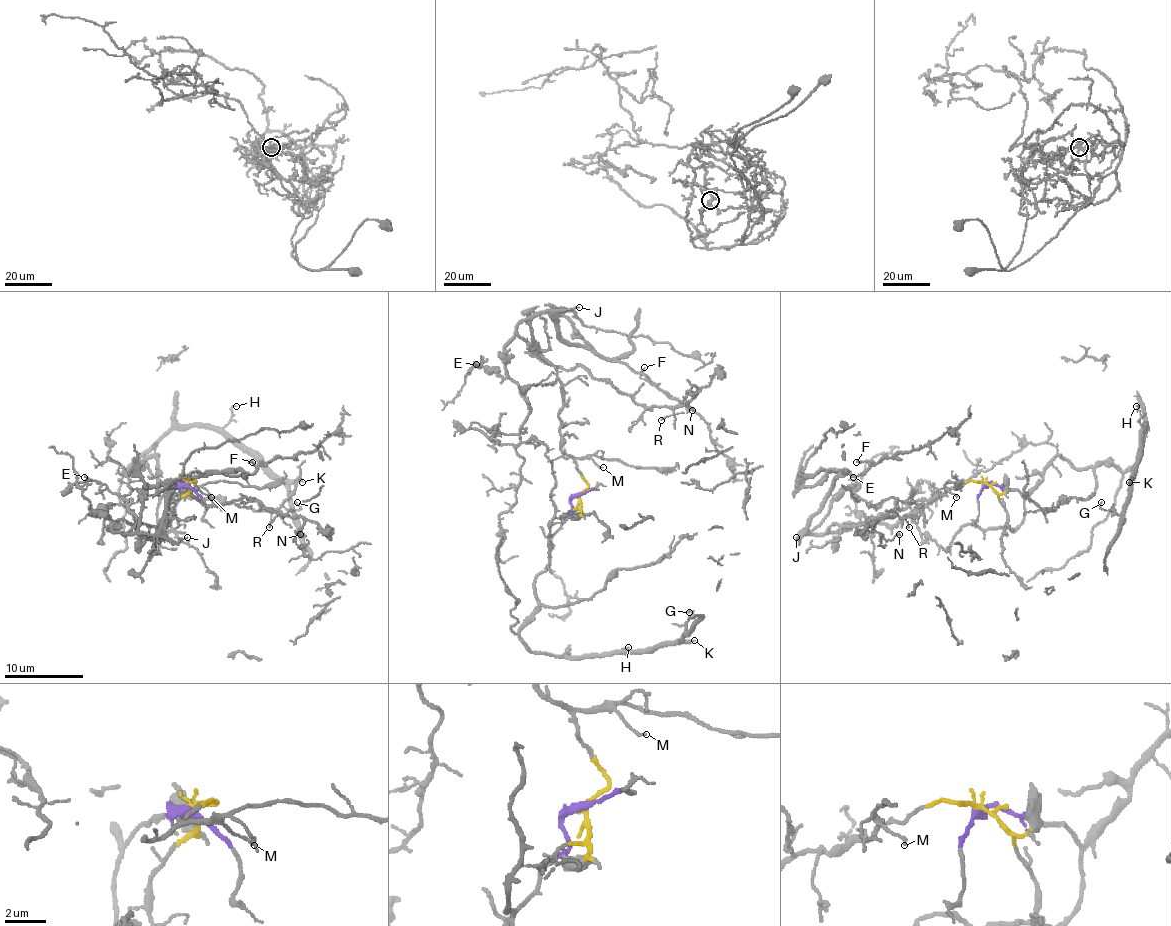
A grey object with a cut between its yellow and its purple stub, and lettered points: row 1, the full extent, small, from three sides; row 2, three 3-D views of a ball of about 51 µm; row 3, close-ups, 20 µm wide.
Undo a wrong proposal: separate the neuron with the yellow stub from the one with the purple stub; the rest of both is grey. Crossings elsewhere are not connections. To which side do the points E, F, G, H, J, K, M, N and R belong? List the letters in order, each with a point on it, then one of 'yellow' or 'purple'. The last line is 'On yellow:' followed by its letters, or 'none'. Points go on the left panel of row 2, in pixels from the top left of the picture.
E: (84, 477) | yellow
F: (252, 462) | yellow
G: (297, 502) | purple
H: (236, 406) | purple
J: (187, 537) | yellow
K: (302, 482) | purple
M: (211, 497) | yellow
N: (300, 534) | yellow
R: (269, 527) | yellow
On yellow: E, F, J, M, N, R

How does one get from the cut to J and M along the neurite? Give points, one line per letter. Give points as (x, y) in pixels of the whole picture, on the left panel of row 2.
J: (187, 482), (195, 480), (170, 496), (170, 518), (162, 526), (136, 524), (124, 533), (187, 537)
M: (187, 482), (195, 480), (183, 488), (199, 488), (211, 498)

